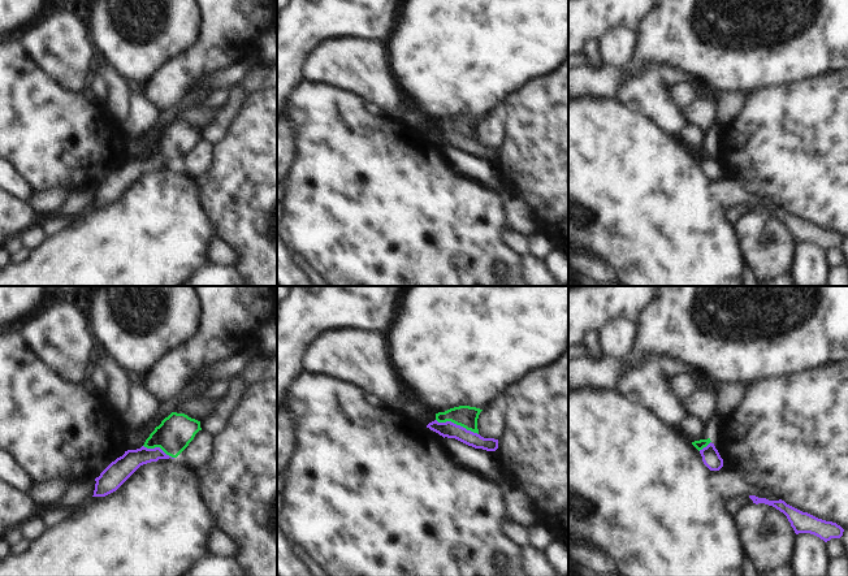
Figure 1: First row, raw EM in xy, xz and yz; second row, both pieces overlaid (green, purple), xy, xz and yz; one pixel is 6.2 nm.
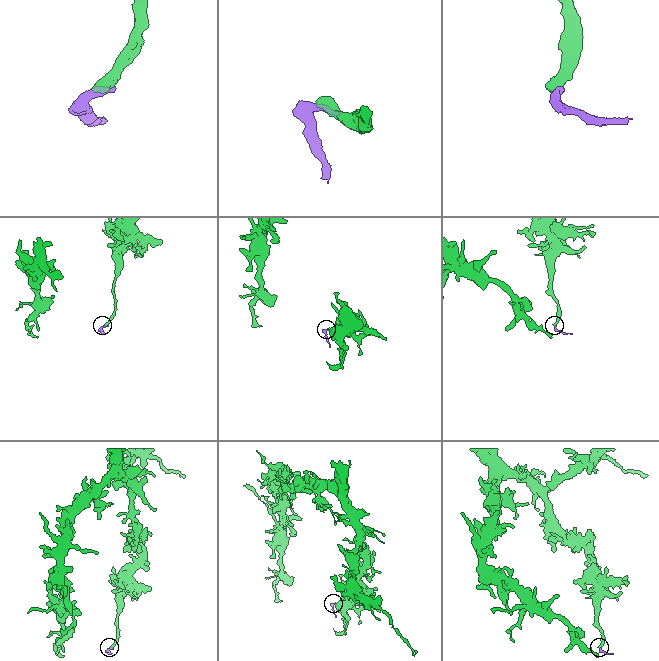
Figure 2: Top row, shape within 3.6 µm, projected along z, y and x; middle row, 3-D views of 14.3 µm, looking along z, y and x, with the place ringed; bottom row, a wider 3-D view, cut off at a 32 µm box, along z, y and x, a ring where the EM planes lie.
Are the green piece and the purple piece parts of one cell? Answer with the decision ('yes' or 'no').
no

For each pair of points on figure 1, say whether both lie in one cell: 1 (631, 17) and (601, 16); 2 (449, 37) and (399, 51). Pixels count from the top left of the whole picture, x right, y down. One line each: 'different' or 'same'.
1: same
2: same

